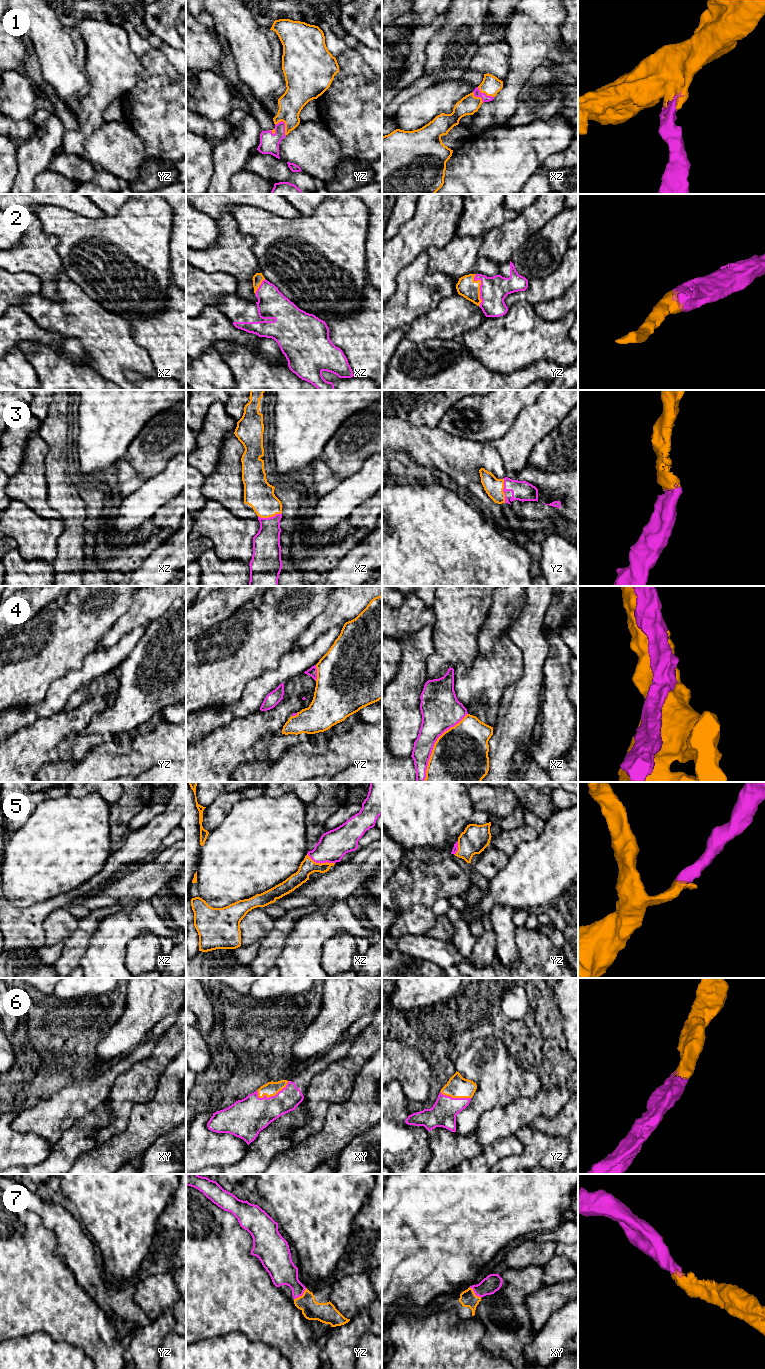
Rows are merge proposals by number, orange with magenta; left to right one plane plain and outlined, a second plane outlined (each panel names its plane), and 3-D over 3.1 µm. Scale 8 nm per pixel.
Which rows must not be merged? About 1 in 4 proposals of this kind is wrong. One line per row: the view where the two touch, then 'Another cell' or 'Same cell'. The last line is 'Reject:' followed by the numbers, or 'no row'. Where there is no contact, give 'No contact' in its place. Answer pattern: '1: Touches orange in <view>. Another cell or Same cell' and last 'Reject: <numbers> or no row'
1: Touches orange in yz. Same cell
2: Touches orange in yz. Same cell
3: Touches orange in yz. Same cell
4: Touches orange in xz. Another cell
5: Touches orange in xz. Same cell
6: Touches orange in xy. Same cell
7: Touches orange in yz. Same cell
Reject: 4

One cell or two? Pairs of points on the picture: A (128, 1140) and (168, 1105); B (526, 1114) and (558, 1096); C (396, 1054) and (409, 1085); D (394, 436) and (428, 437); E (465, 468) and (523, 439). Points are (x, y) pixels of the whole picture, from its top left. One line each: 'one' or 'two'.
A: one
B: one
C: one
D: one
E: two

